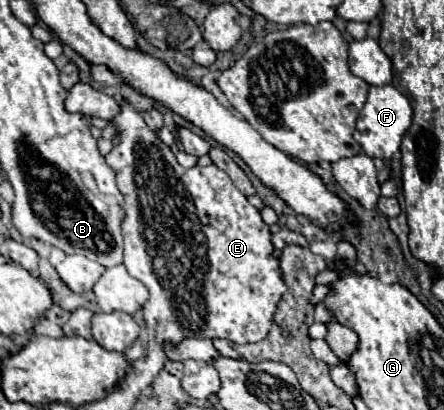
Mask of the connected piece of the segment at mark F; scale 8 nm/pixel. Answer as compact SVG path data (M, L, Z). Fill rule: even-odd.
M393 85L371 87L369 97L367 97L367 101L359 113L357 129L355 129L353 137L361 145L361 151L365 155L369 155L373 159L389 161L391 155L395 151L399 151L399 147L401 147L401 139L411 125L411 115L413 115L411 101L403 93L399 93Z

